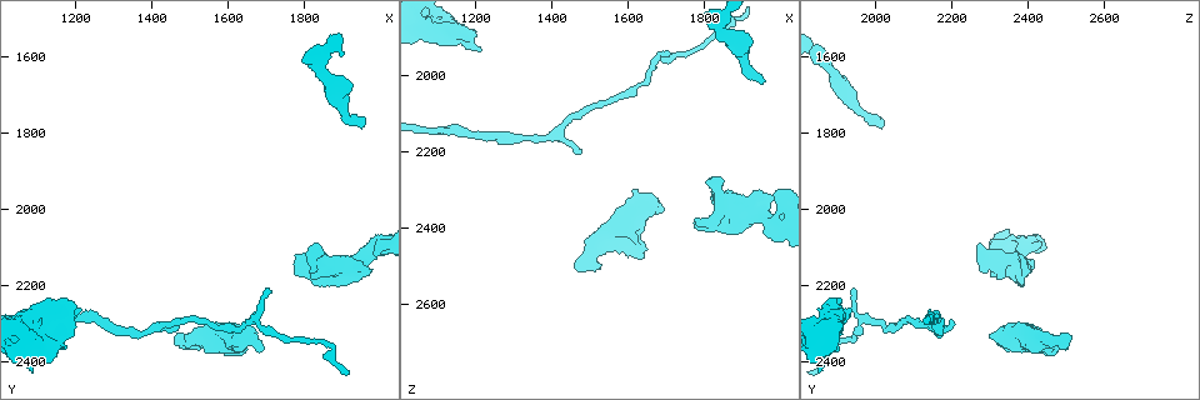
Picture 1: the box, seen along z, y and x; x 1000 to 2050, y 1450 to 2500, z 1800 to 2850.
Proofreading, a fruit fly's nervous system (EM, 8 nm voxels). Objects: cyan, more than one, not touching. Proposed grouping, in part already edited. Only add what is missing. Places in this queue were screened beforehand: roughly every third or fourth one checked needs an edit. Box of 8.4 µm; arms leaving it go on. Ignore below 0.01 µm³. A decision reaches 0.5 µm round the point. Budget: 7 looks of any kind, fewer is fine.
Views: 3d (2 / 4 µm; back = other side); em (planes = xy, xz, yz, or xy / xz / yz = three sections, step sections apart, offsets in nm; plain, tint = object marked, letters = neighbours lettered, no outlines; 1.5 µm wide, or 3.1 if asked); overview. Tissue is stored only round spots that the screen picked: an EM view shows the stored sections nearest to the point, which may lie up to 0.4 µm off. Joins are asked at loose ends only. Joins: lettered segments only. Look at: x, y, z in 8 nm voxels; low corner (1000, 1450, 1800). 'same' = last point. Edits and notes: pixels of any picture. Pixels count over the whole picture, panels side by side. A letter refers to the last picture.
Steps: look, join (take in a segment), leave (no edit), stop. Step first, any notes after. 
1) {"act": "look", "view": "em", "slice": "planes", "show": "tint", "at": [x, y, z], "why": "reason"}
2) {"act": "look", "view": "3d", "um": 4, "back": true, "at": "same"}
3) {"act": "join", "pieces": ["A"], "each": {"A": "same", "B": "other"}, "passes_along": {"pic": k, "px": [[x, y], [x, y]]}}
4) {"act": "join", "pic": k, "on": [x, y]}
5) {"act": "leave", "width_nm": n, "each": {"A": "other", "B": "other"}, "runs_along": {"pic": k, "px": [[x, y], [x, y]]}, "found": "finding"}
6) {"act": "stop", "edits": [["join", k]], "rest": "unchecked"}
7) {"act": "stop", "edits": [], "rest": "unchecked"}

{"act": "look", "view": "3d", "um": 4, "back": true, "at": [1845, 2100, 2270], "why": "free end"}

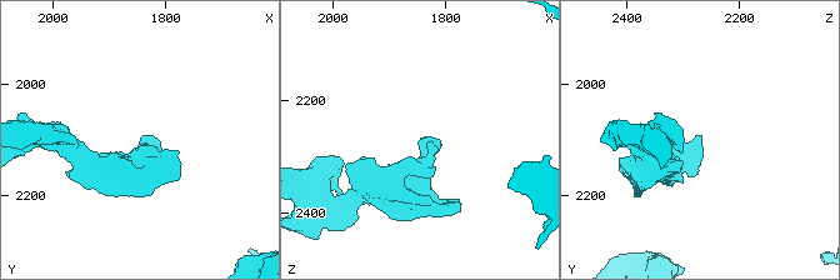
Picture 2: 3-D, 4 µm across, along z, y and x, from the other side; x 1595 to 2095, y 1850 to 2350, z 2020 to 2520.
{"act": "look", "view": "em", "slice": "yz", "step": 4, "show": "tint", "at": [1845, 2095, 2270], "why": "shape alone is not enough"}

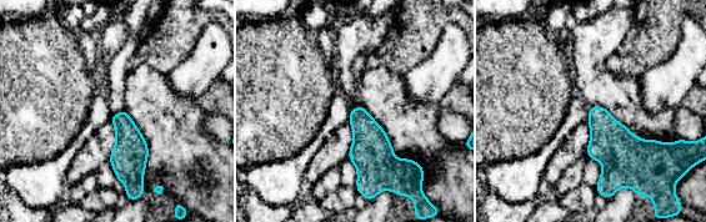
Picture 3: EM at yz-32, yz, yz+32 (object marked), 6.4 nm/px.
{"act": "look", "view": "em", "slice": "planes", "show": "letters", "at": "same"}

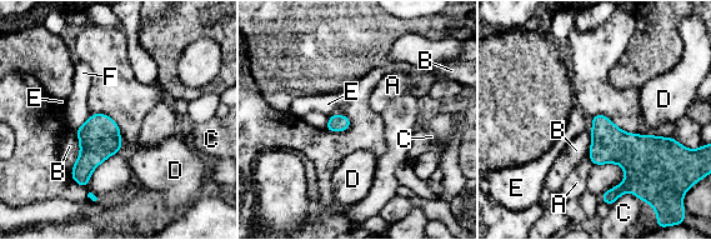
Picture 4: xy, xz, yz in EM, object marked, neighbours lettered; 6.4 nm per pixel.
{"act": "leave", "each": {"A": "other", "B": "other", "C": "other", "D": "other", "E": "other", "F": "other"}, "border": {"pic": 4, "px": [[587, 155], [594, 164]]}, "found": "no lettered segment goes on from it"}

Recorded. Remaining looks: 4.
{"act": "look", "view": "3d", "um": 2, "back": true, "at": [1965, 1760, 2015], "why": "branch stops here"}

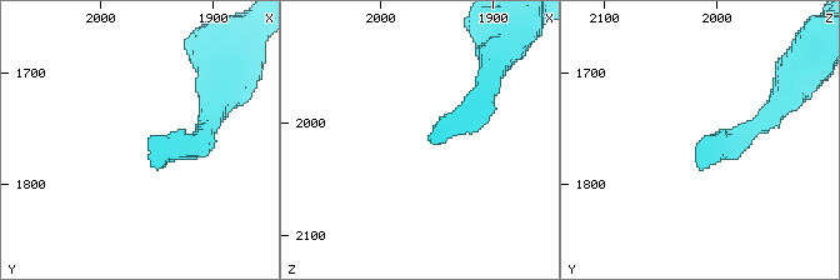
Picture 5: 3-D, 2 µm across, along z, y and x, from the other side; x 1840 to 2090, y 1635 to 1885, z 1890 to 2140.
{"act": "look", "view": "em", "slice": "xz", "step": 8, "show": "tint", "at": [1956, 1766, 2012], "why": "now the EM"}

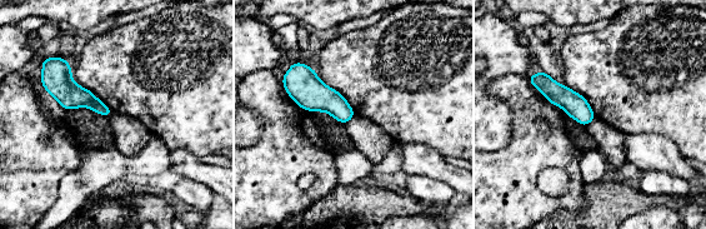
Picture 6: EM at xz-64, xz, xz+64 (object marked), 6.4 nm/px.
{"act": "look", "view": "em", "slice": "planes", "show": "letters", "at": "same", "why": "another direction"}

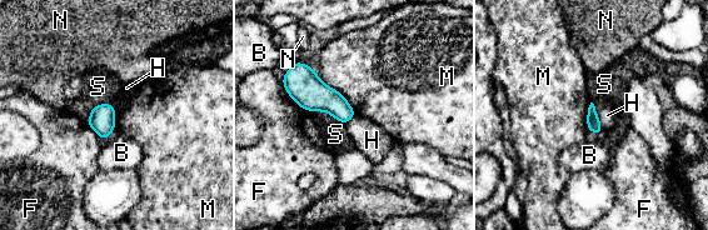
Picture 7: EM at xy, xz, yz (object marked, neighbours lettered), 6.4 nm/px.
{"act": "leave", "longest_contact_nm": ["M", 400], "each": {"B": "other", "F": "other", "H": "other", "M": "other", "N": "other", "S": "other"}, "found": "none of them fits"}

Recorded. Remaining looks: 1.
{"act": "stop", "edits": [], "rest": "unchecked"}

